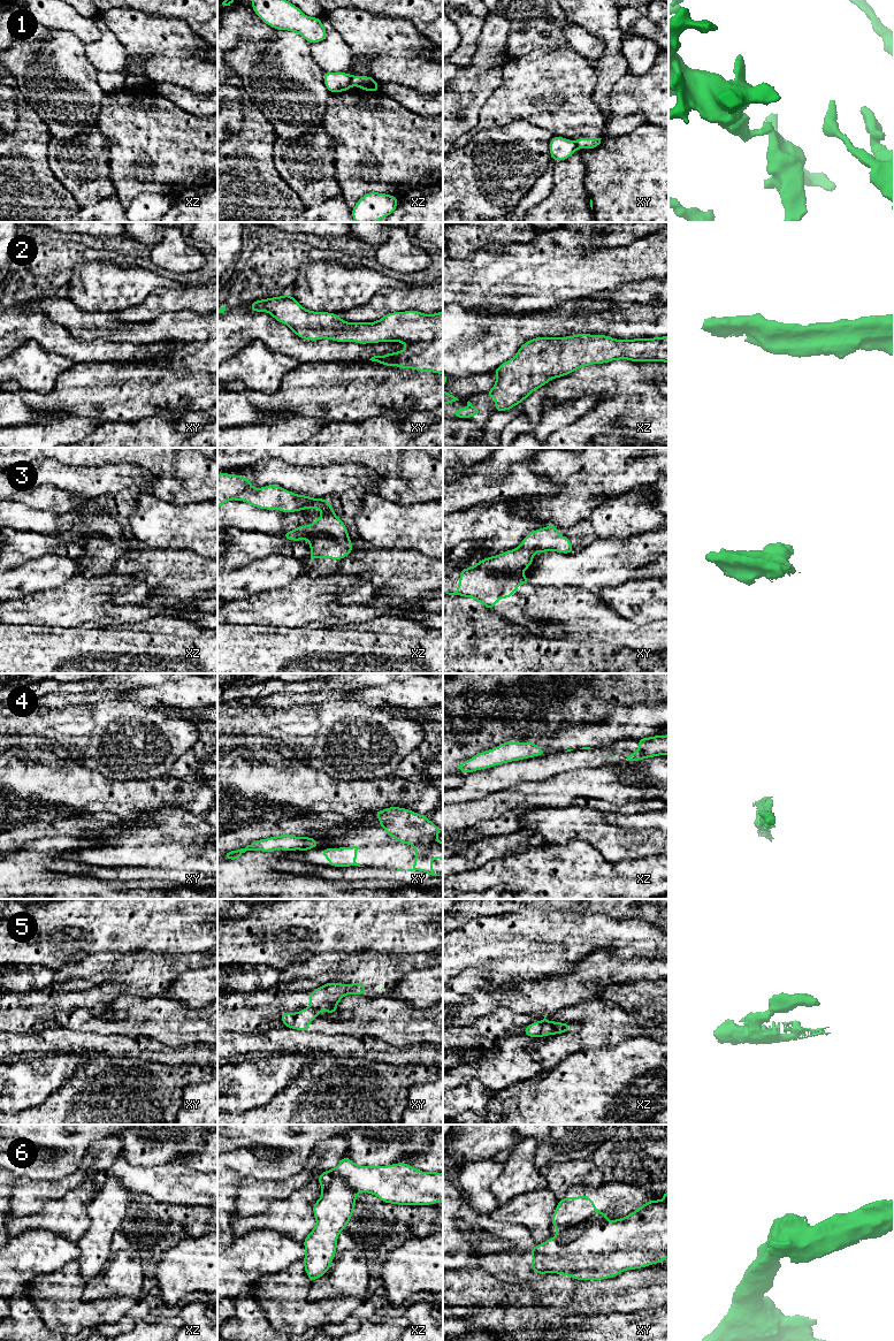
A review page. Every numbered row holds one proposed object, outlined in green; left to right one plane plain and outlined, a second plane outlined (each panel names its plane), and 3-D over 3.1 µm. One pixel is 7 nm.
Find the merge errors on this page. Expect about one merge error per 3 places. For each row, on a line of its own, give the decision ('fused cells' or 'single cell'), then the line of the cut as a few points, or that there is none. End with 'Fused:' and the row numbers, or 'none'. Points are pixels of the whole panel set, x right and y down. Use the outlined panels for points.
1: fused cells; cut in xz along (352, 75), (350, 84)
2: single cell; no cut
3: single cell; no cut
4: fused cells; cut in xy along (315, 845), (312, 847)
5: fused cells; cut in xz along (539, 1021), (541, 1025), (541, 1036)
6: fused cells; cut in xy along (603, 1221), (588, 1223), (566, 1241), (556, 1236)
Fused: 1, 4, 5, 6

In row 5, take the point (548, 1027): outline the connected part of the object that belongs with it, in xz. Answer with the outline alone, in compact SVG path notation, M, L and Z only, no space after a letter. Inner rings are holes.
M543 1015L544 1019L541 1022L542 1024L542 1035L541 1038L549 1035L558 1035L561 1033L571 1031L571 1024L564 1023L564 1022L556 1022L556 1021L548 1021L545 1018L547 1015Z

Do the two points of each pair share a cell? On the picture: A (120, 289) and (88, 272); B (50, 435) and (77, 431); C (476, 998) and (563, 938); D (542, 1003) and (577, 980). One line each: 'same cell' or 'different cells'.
A: same cell
B: same cell
C: different cells
D: same cell

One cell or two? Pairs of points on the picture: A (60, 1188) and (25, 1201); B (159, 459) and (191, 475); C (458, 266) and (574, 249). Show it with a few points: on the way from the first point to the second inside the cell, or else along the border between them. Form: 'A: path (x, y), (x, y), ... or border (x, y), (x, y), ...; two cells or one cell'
A: path (52, 1189), (33, 1194); one cell
B: path (167, 464), (172, 469), (183, 470); one cell
C: path (487, 266), (545, 266); one cell

